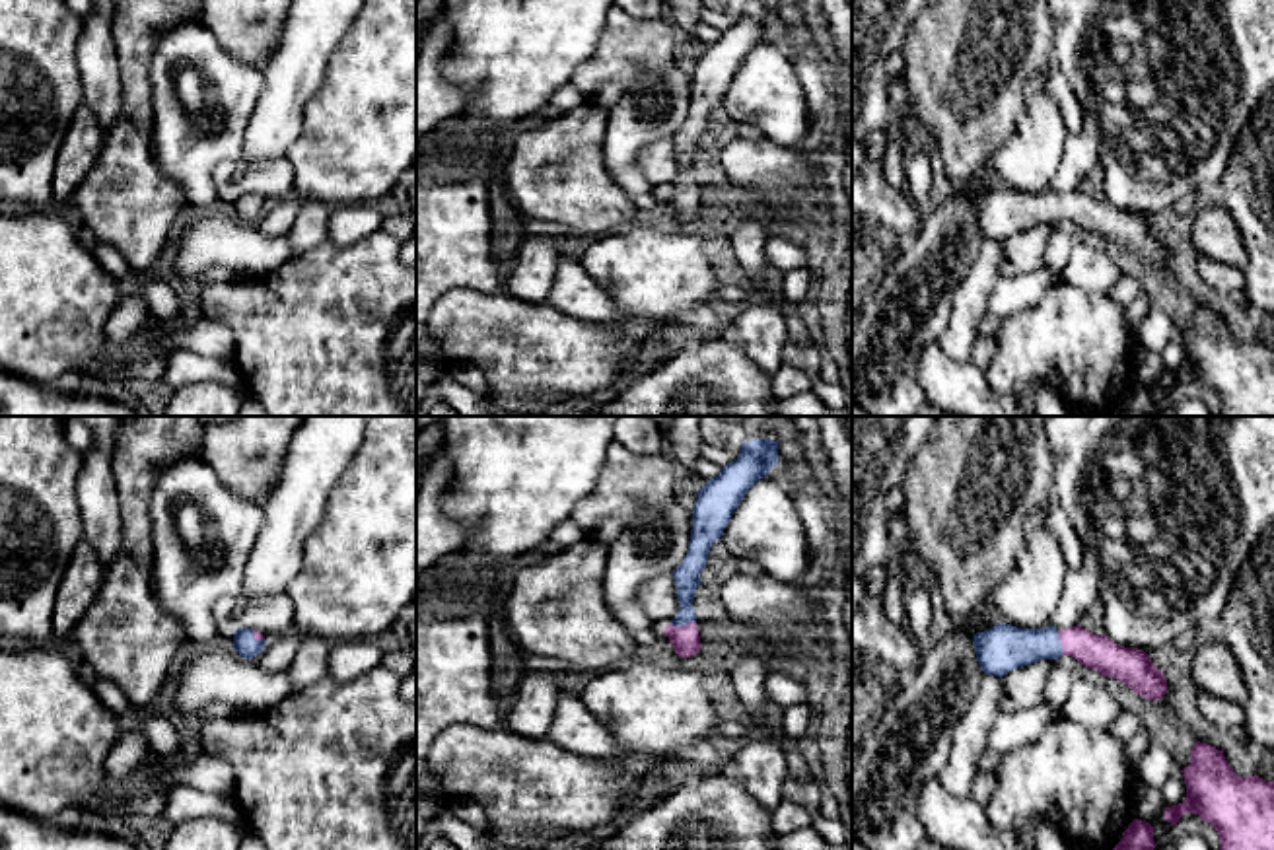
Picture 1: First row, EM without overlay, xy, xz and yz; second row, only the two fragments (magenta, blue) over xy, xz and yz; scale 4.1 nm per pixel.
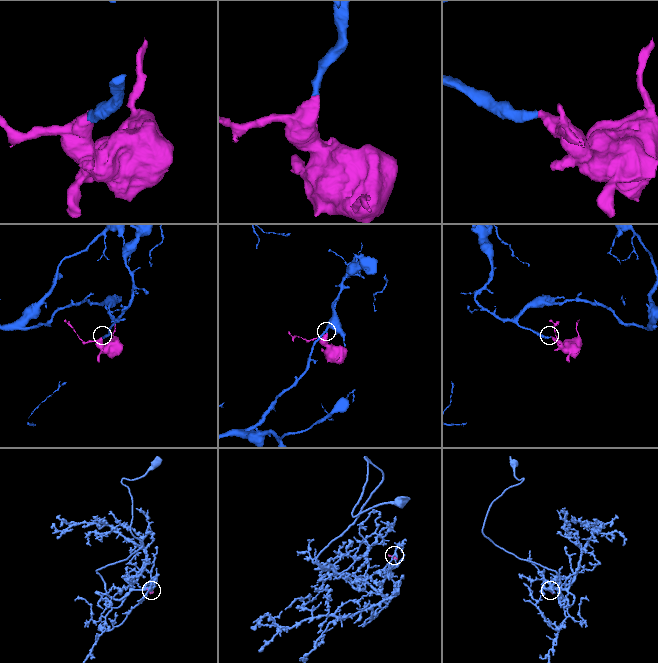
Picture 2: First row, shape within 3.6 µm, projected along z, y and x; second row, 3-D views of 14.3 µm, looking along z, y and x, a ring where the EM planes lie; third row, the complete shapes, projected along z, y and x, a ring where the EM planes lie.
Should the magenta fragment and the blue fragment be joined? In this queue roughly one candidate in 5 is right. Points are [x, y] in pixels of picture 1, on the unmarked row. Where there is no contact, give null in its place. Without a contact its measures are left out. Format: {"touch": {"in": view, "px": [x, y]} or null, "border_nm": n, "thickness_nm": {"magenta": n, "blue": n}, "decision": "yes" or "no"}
{"touch": {"in": "xz", "px": [685, 189]}, "border_nm": 110, "thickness_nm": {"magenta": 120, "blue": 110}, "decision": "yes"}

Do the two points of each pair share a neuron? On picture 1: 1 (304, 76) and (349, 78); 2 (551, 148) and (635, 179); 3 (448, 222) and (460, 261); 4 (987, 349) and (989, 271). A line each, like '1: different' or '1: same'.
1: different
2: different
3: same
4: different

